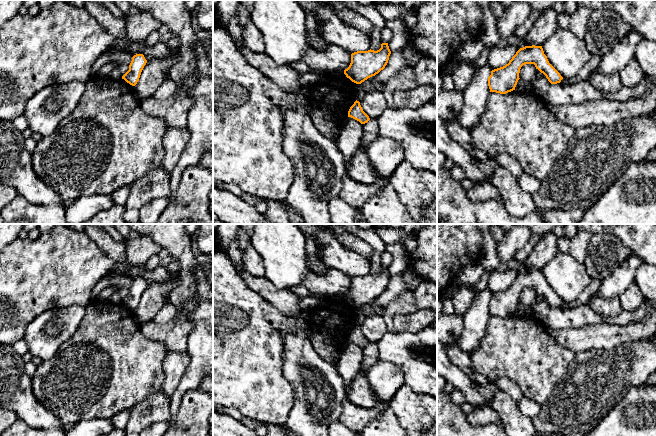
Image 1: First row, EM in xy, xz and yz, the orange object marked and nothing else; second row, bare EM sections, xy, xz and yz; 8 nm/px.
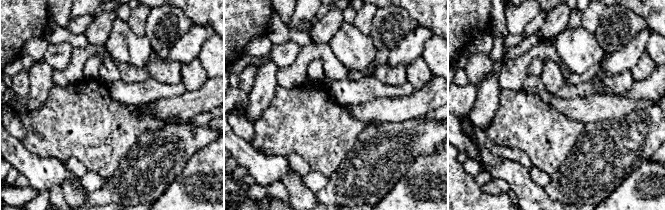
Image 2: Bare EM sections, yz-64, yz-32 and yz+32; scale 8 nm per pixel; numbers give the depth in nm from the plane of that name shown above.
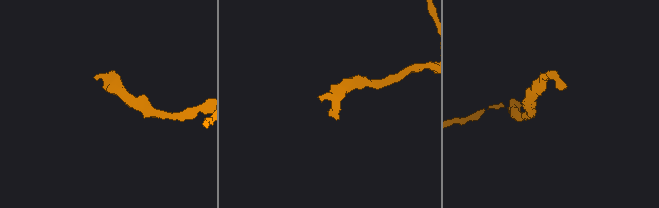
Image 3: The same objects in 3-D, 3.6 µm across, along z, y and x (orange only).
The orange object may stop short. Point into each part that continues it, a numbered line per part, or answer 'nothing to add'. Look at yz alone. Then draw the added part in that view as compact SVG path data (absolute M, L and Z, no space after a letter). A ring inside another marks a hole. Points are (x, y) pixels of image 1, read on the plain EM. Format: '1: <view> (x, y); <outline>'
1: yz (583, 298); M592 279L590 285L583 290L578 298L573 302L563 302L561 304L562 309L570 309L582 304L588 304L589 299L596 294L601 284L600 279Z

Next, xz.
1: xz (371, 353); M370 343L363 348L363 364L367 369L379 360L379 349L377 343Z

